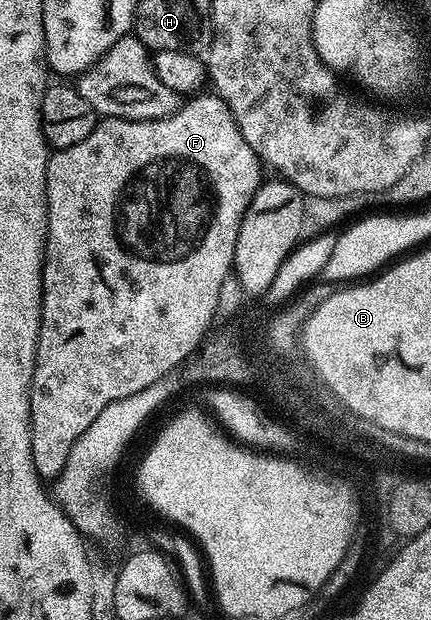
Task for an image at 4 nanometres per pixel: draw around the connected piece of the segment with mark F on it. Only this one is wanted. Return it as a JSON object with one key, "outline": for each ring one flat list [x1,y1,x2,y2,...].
{"outline":[[216,93,198,94,182,102,176,111,162,119,102,118,71,149,53,151,47,161,45,200,49,218,49,235,45,239,45,265,41,268,41,328,37,334,37,356,33,362,33,380,29,386,29,432,31,457,42,480,56,480,63,469,75,441,115,401,139,393,153,383,160,383,168,371,173,371,193,350,200,348,210,334,209,326,217,315,221,286,233,271,233,246,250,201,263,182,263,164,247,145,231,109]]}

